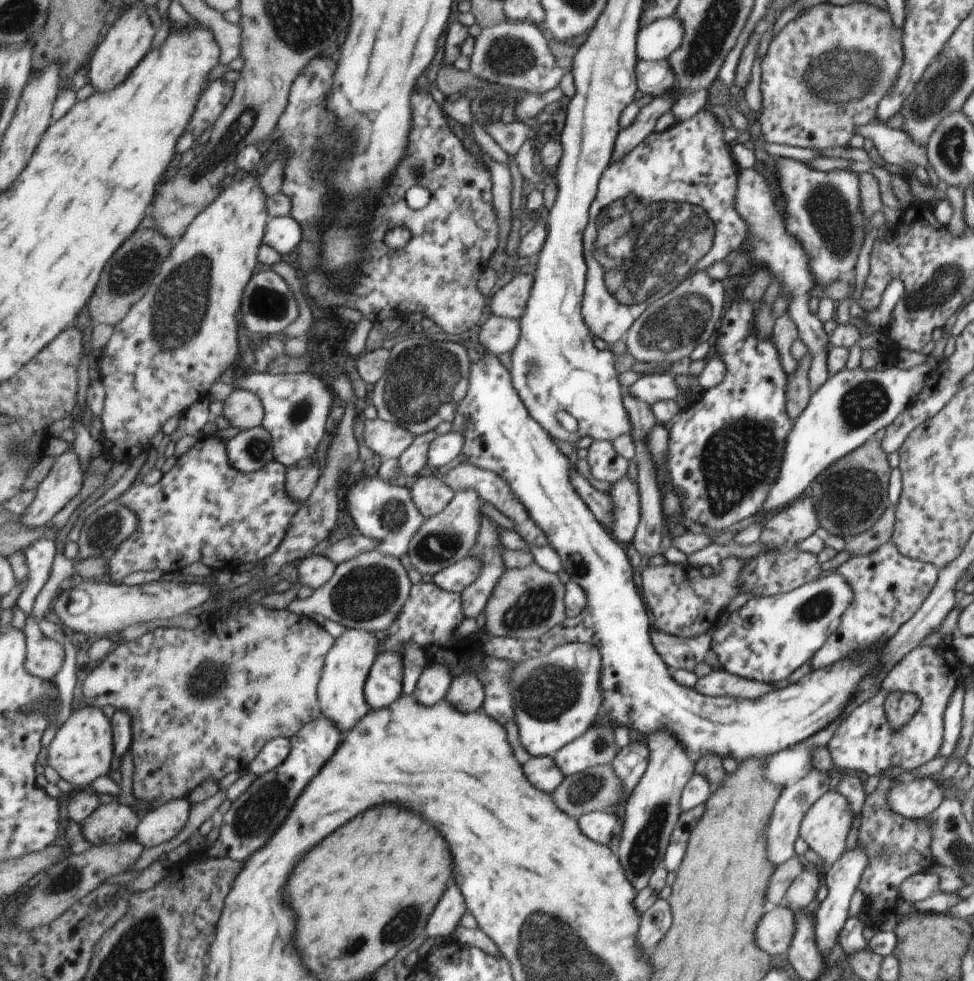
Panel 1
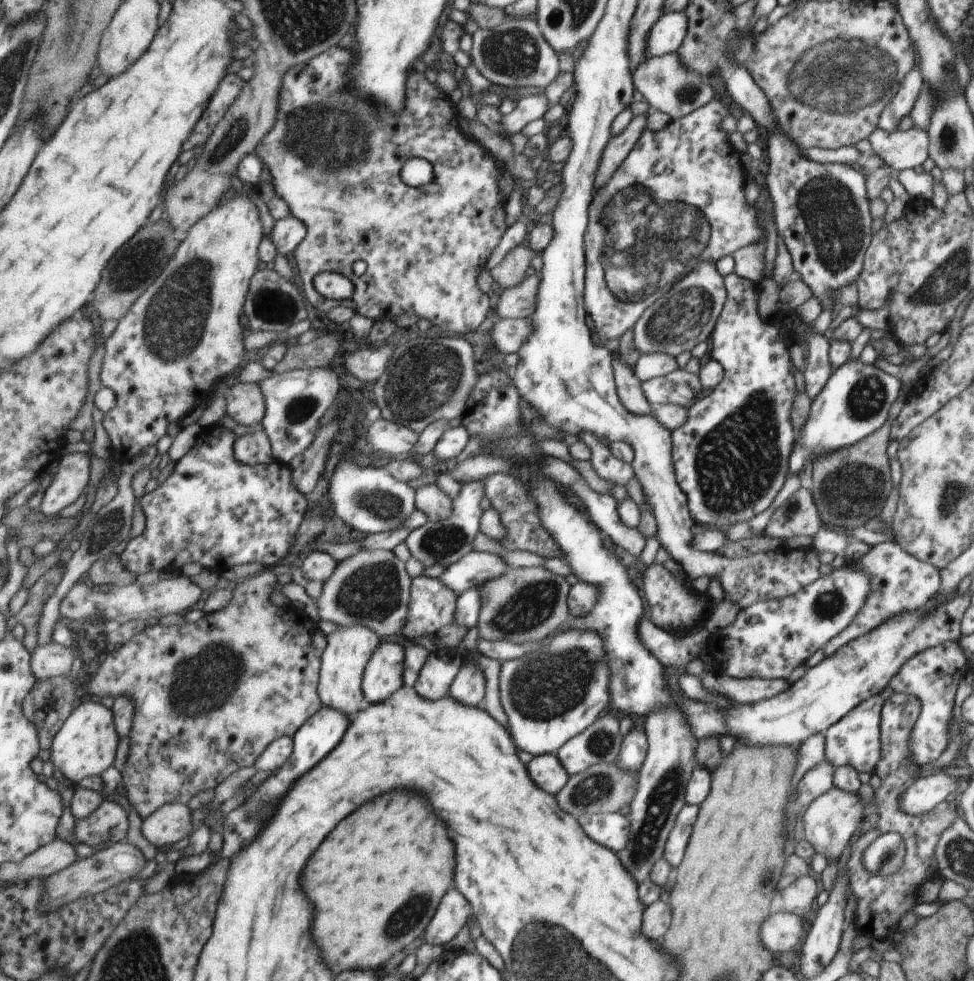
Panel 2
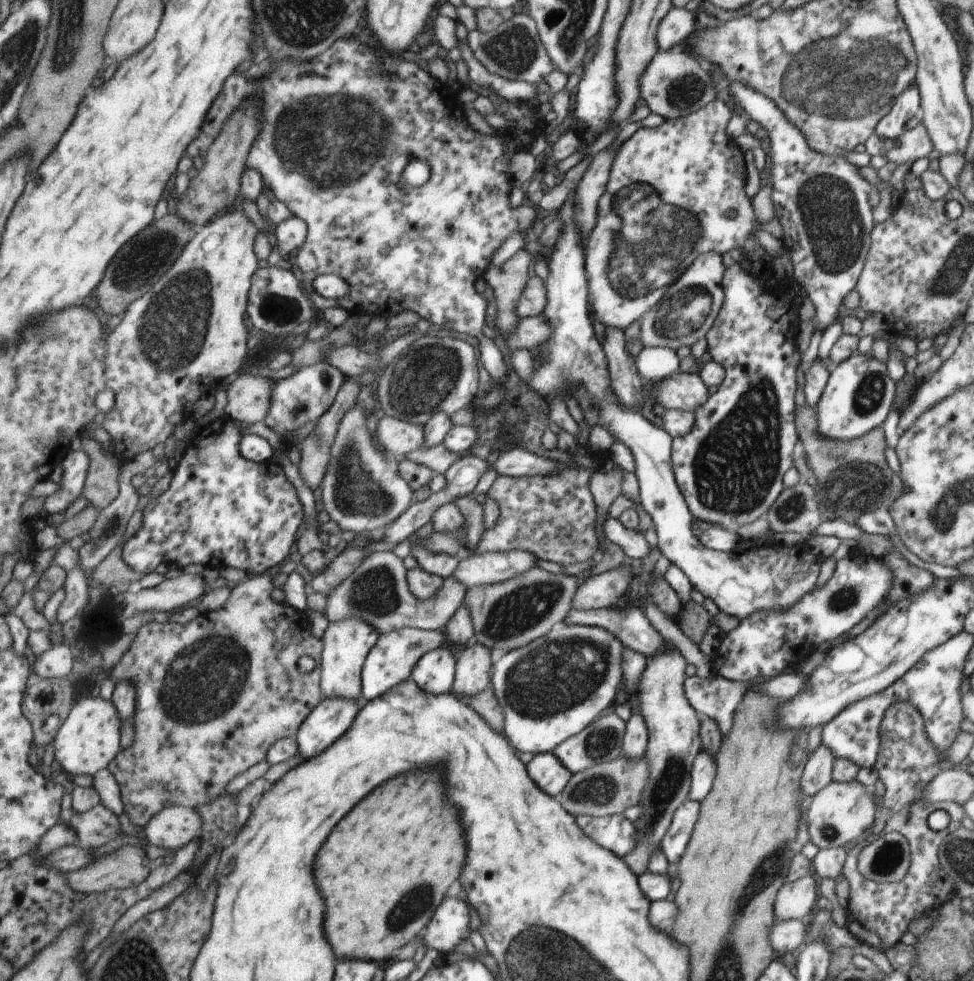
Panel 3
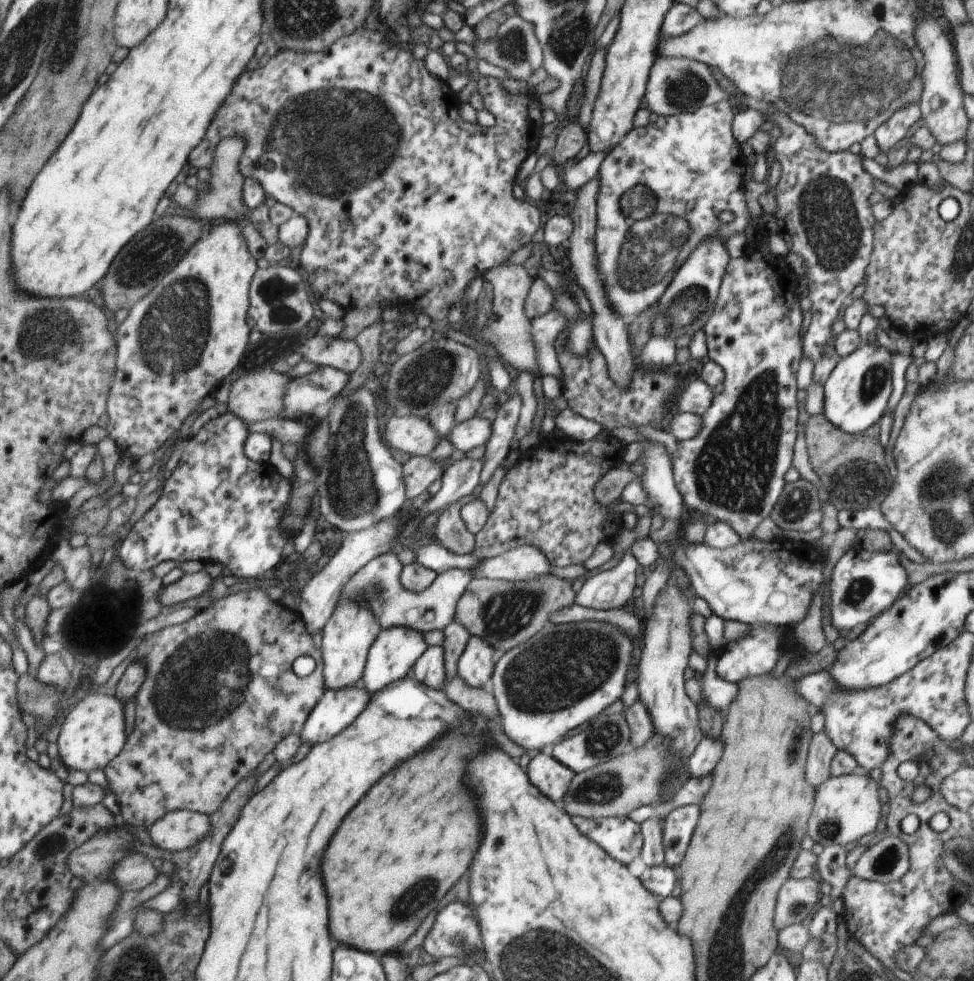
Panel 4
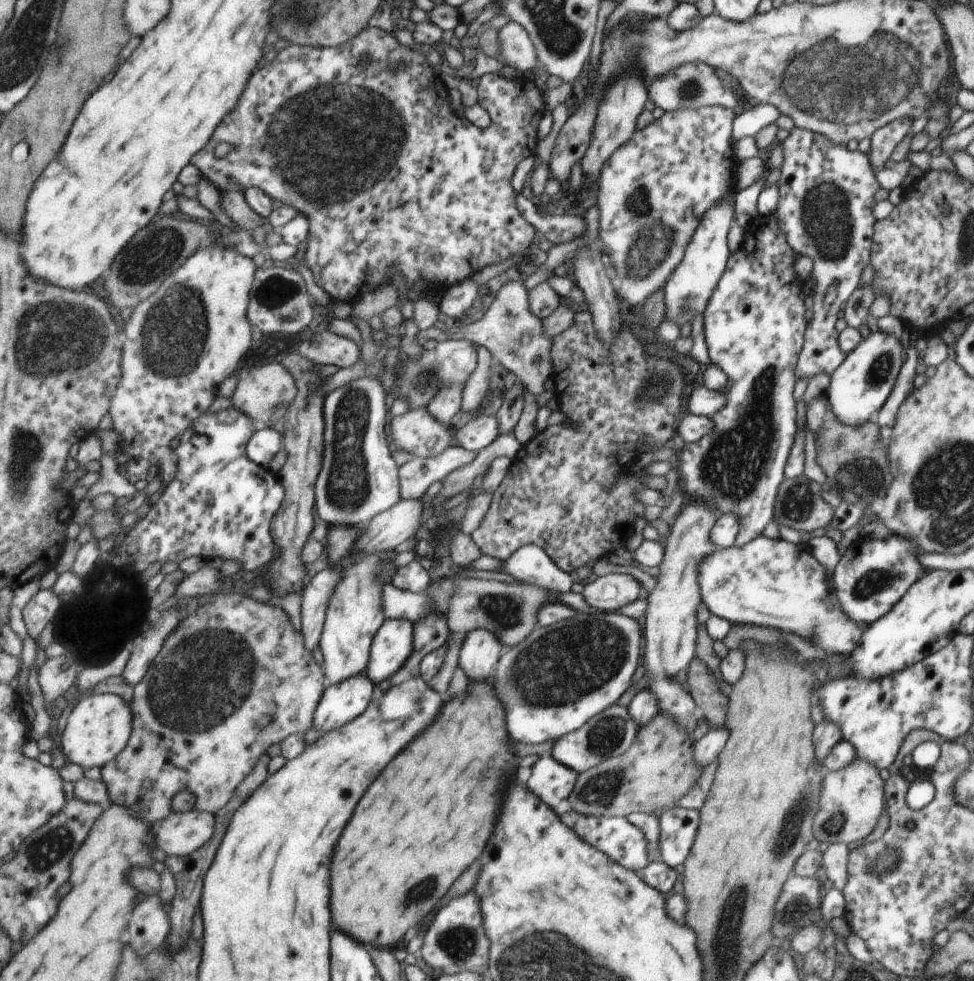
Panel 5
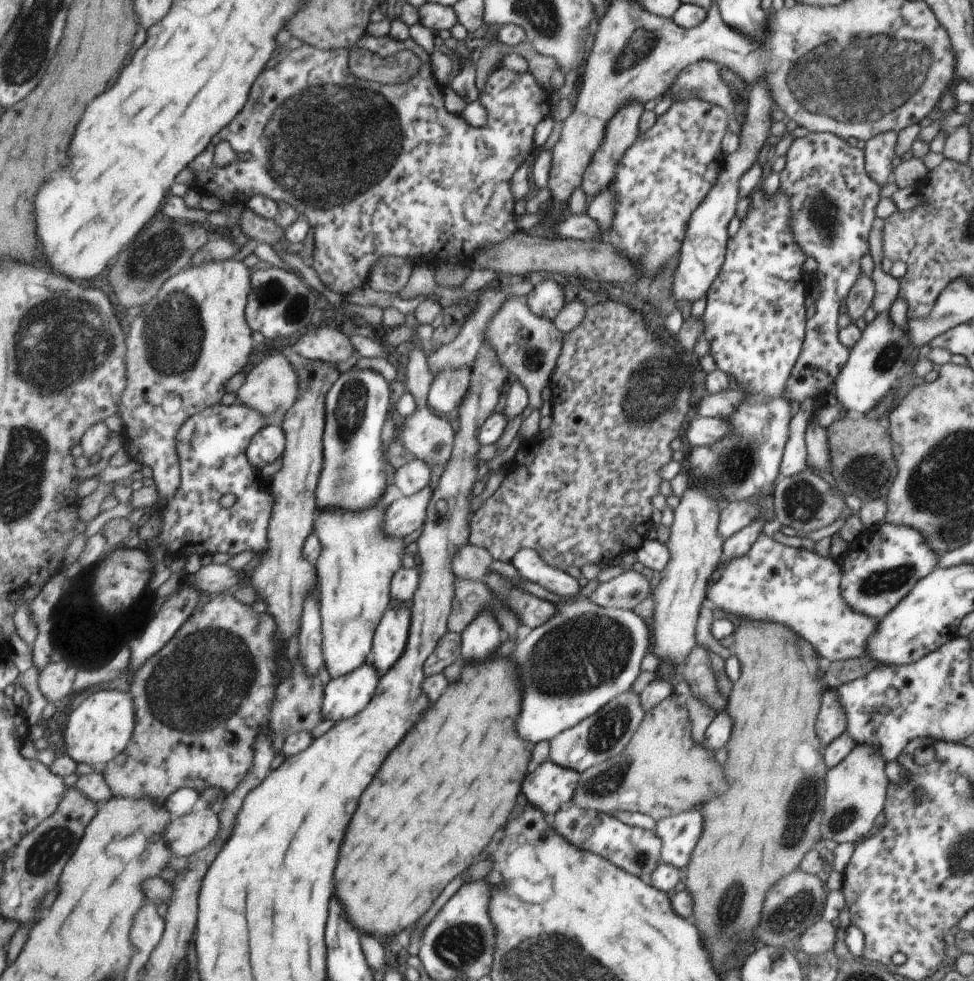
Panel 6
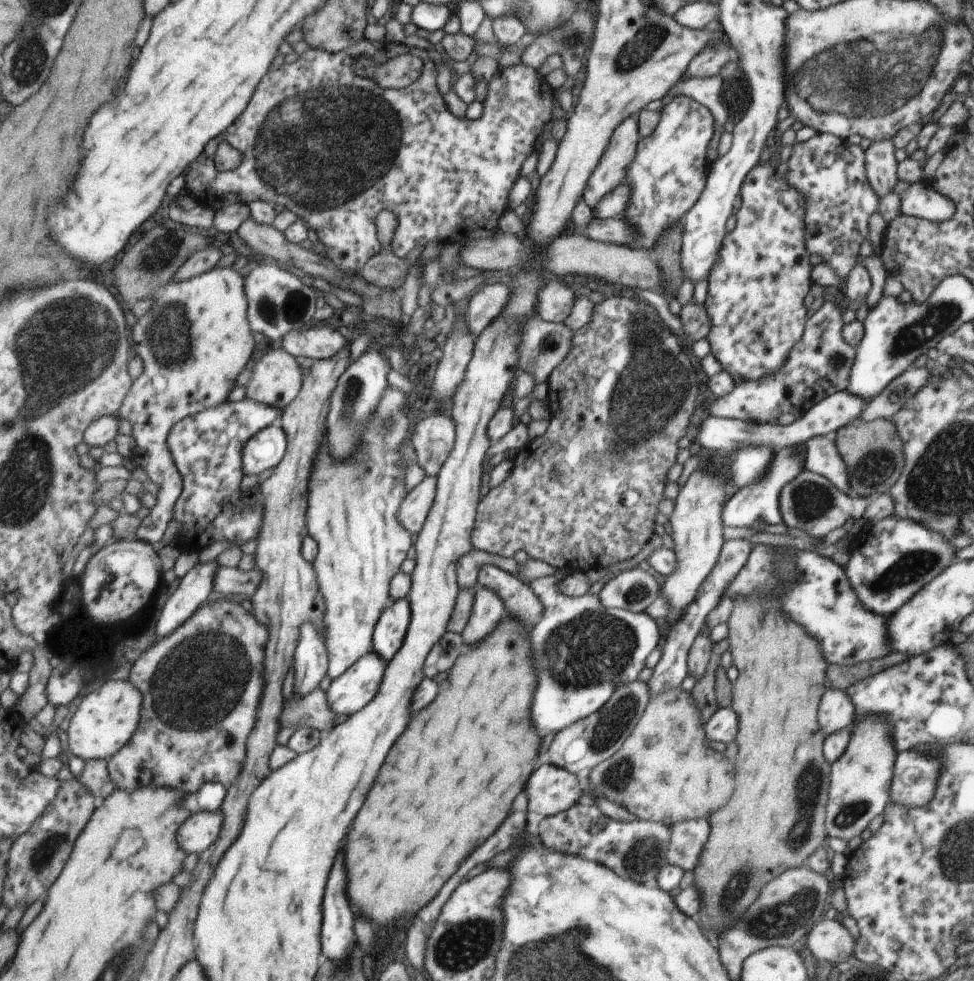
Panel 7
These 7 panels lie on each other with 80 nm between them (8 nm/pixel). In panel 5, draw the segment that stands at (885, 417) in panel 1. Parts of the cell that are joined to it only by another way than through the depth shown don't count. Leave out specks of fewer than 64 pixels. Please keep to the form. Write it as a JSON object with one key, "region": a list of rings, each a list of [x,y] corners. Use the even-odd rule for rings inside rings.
{"region":[[[881,330],[871,331],[845,355],[844,362],[830,374],[825,390],[828,415],[851,427],[859,427],[869,421],[871,414],[881,408],[887,394],[891,392],[897,370],[902,363],[903,350],[899,346],[899,339]]]}

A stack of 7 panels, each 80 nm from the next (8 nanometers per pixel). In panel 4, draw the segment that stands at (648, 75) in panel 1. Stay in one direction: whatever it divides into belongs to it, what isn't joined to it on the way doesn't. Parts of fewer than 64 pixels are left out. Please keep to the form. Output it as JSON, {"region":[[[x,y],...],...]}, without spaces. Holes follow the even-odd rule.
{"region":[[[657,57],[651,66],[644,98],[650,112],[655,112],[658,116],[671,116],[677,113],[690,113],[699,107],[727,101],[728,95],[717,85],[707,65],[681,57],[676,59]]]}

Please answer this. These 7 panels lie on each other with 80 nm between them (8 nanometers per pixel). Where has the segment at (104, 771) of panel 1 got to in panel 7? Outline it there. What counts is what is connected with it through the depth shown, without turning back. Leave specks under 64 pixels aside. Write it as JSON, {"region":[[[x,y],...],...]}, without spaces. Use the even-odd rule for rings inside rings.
{"region":[[[130,679],[104,682],[97,690],[84,696],[73,714],[68,729],[70,755],[93,759],[110,760],[136,734],[140,726],[140,714],[144,696]]]}

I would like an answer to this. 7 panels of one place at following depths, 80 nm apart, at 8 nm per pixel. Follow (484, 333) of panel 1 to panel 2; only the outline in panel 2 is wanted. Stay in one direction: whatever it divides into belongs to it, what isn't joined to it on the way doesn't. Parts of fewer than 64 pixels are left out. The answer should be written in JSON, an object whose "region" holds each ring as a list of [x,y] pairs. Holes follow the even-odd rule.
{"region":[[[530,318],[499,319],[489,331],[493,349],[503,354],[518,352],[527,337],[532,333]]]}

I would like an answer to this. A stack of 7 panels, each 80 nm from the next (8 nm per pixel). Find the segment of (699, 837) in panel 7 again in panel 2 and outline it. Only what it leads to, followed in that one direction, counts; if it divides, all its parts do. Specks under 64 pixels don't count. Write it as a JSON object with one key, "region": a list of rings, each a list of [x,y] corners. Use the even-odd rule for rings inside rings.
{"region":[[[685,804],[680,808],[676,816],[675,826],[671,830],[664,844],[664,852],[661,858],[665,859],[670,866],[677,866],[684,855],[684,848],[688,844],[689,835],[692,834],[692,826],[696,819],[699,807]]]}

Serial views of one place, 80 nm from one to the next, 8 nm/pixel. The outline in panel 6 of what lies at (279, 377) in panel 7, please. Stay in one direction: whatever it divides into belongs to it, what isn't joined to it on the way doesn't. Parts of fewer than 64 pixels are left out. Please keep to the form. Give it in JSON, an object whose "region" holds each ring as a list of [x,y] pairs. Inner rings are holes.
{"region":[[[281,352],[271,354],[266,359],[255,365],[247,374],[248,377],[243,386],[238,390],[238,402],[245,403],[248,407],[256,408],[263,416],[267,423],[273,418],[283,420],[295,402],[299,394],[299,380],[293,364],[289,358]]]}

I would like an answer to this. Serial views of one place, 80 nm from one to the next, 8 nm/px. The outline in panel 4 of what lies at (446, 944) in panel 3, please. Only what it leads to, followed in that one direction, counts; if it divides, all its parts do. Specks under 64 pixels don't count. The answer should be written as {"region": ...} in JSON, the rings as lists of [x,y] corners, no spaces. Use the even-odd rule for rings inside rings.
{"region":[[[451,901],[443,906],[436,913],[422,947],[433,961],[449,956],[464,958],[469,950],[483,950],[480,925],[473,915],[473,904]]]}

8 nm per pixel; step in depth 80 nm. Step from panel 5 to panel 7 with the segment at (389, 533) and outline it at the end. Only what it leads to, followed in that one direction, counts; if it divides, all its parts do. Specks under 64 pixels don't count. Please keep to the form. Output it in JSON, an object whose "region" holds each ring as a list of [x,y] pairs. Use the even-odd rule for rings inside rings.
{"region":[[[425,476],[404,496],[396,517],[407,532],[415,534],[421,530],[427,511],[431,508],[435,487],[436,477]]]}

